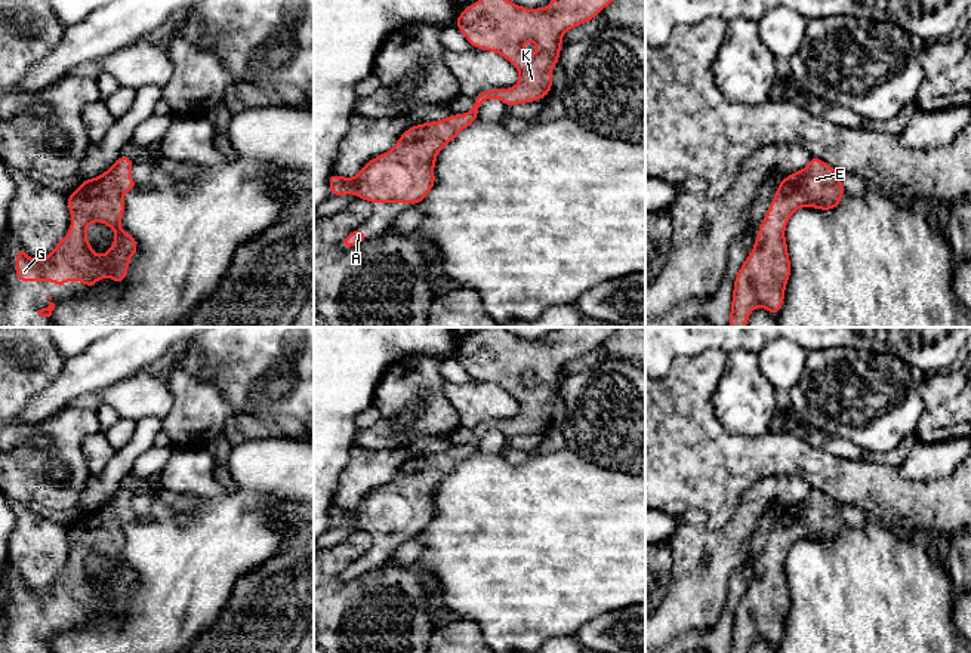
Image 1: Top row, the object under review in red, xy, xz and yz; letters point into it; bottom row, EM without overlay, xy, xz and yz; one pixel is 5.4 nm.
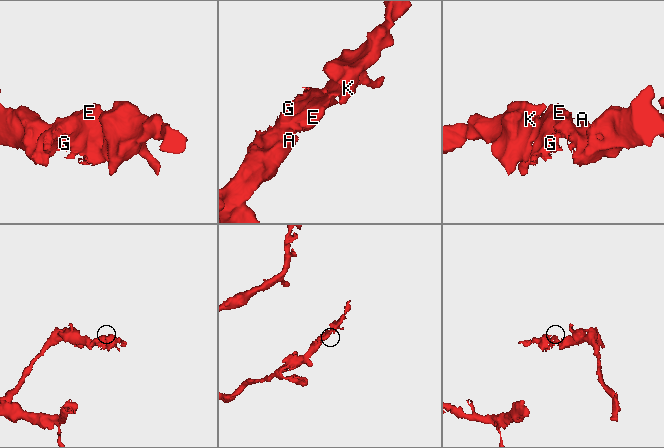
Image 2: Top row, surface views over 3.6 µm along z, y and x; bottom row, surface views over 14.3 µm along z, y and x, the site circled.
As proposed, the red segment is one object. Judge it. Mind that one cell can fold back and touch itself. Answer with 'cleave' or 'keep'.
keep

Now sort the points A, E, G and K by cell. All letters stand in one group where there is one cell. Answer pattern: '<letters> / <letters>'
A E G K

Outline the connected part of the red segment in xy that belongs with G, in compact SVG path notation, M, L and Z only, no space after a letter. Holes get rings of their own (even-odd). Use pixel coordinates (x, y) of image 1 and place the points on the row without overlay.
M121 487L111 499L93 511L83 511L67 535L71 543L68 566L43 591L30 589L22 577L16 582L18 613L52 613L62 622L64 613L83 613L92 619L102 609L123 615L138 573L120 560L124 546L123 527L138 517L132 511L133 490ZM104 554L112 560L115 570L110 582L98 586L92 582L86 560Z

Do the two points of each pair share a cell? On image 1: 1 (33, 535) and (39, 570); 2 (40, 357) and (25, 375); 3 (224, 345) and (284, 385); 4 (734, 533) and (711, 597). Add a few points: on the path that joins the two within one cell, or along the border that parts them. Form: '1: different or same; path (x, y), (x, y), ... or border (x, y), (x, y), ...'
1: same; path (34, 544), (39, 550), (39, 561)
2: same; path (36, 362), (27, 370)
3: same; path (240, 345), (249, 345), (273, 369)
4: same; path (723, 550), (711, 563), (711, 581)

